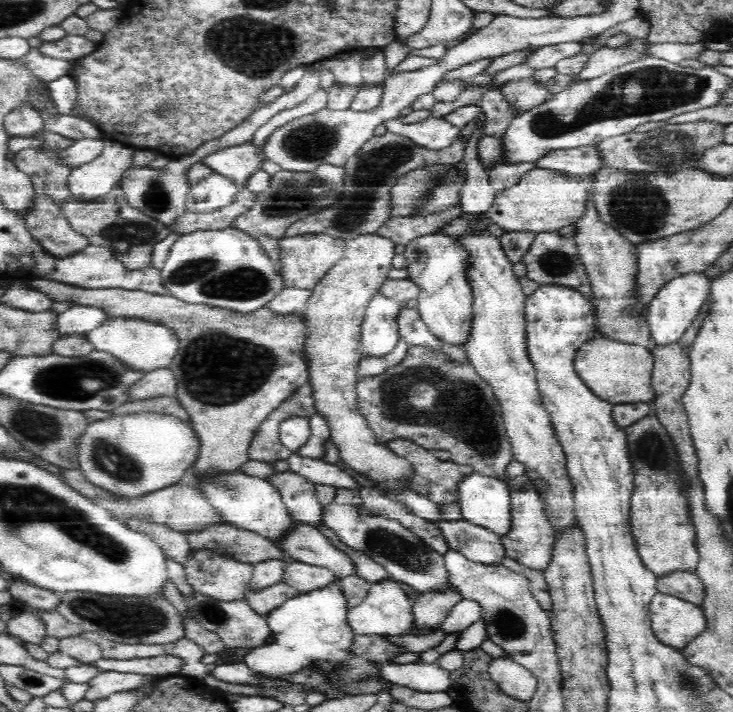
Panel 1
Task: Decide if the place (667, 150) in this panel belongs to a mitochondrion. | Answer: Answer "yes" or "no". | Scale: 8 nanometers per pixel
yes

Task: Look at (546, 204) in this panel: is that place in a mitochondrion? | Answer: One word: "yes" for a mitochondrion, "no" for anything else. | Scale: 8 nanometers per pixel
no

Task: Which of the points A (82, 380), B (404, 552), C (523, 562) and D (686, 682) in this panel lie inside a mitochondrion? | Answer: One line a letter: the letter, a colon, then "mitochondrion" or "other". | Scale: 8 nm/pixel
A: mitochondrion
B: mitochondrion
C: other
D: mitochondrion

